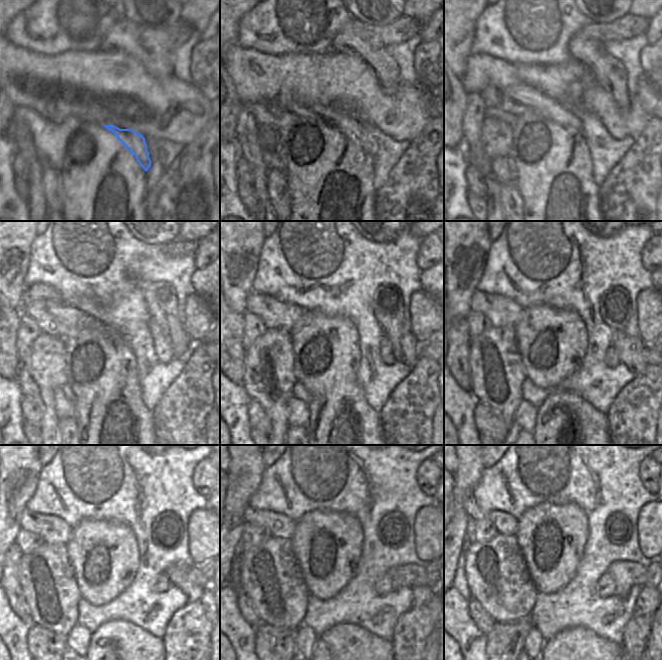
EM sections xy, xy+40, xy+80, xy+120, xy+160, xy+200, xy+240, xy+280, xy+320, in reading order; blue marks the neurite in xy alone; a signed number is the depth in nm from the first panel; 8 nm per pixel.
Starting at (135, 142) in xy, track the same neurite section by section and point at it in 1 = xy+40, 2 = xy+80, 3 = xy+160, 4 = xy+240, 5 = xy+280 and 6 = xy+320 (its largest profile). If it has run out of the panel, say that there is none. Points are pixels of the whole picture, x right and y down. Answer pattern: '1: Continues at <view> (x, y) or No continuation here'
1: Continues at xy+40 (353, 129)
2: Continues at xy+80 (517, 99)
3: Continues at xy+160 (275, 314)
4: Continues at xy+240 (54, 531)
5: Continues at xy+280 (279, 525)
6: Continues at xy+320 (506, 524).

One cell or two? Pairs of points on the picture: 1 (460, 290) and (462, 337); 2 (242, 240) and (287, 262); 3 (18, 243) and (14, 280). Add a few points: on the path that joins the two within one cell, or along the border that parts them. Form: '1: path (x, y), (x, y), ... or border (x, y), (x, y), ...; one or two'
1: border (466, 316), (454, 319); two
2: border (265, 237), (256, 272); two
3: path (14, 252), (14, 271); one

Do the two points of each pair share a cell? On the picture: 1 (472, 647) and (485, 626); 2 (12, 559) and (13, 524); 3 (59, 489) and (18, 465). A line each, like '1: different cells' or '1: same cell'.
1: different cells
2: different cells
3: different cells

